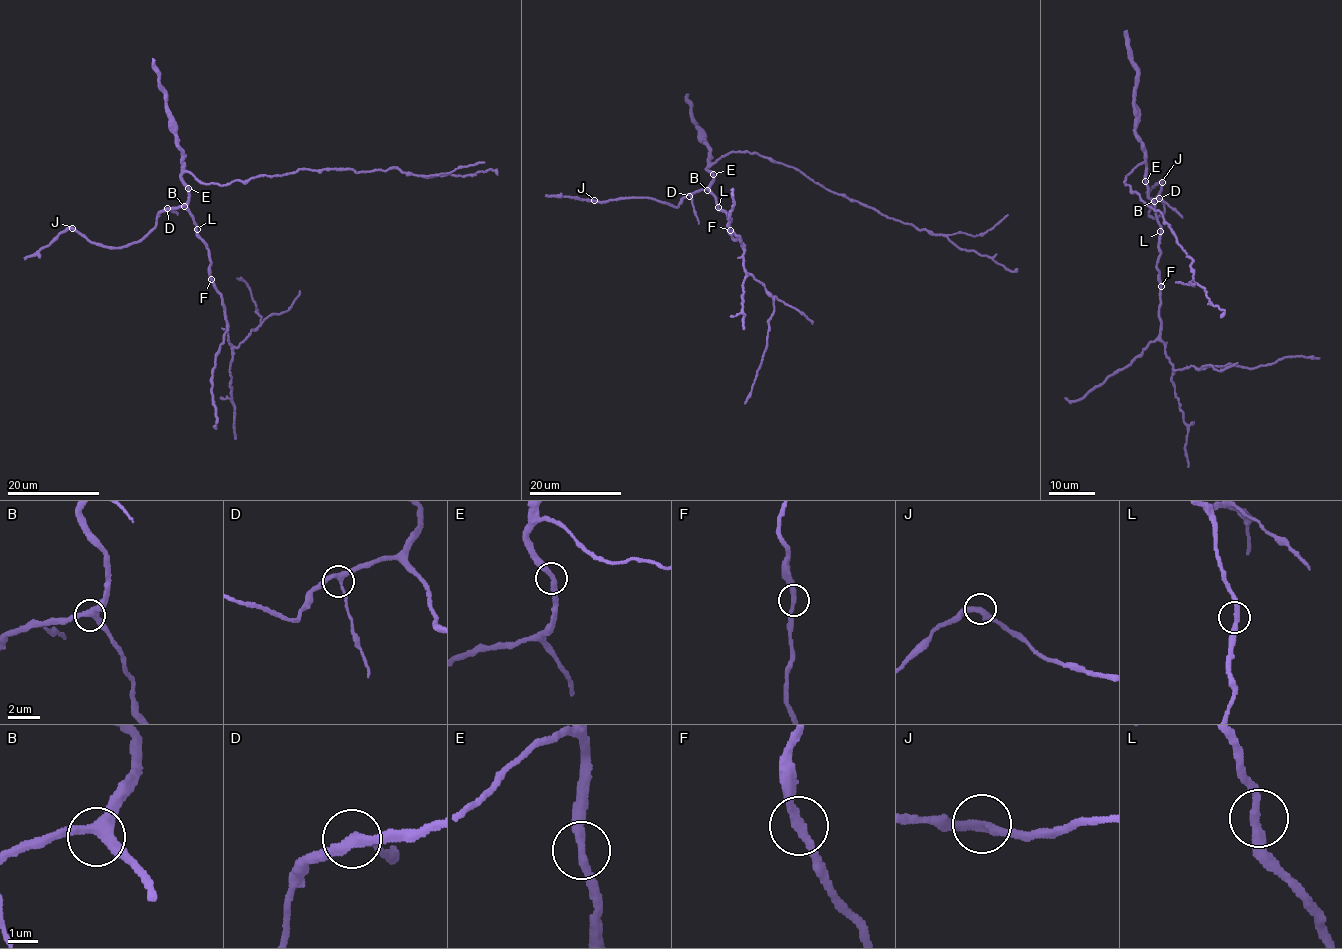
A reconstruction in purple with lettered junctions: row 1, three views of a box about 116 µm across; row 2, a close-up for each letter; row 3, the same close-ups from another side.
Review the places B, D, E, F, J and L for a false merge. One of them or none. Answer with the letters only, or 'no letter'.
no letter

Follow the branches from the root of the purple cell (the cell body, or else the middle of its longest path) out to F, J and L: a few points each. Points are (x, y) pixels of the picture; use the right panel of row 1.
F: (1145, 177), (1148, 198), (1152, 202), (1160, 227), (1157, 271), (1160, 287)
J: (1145, 177), (1148, 196), (1157, 197), (1164, 205), (1164, 212), (1153, 218), (1149, 216), (1150, 208), (1162, 182)
L: (1145, 177), (1148, 198), (1154, 204), (1160, 231)

